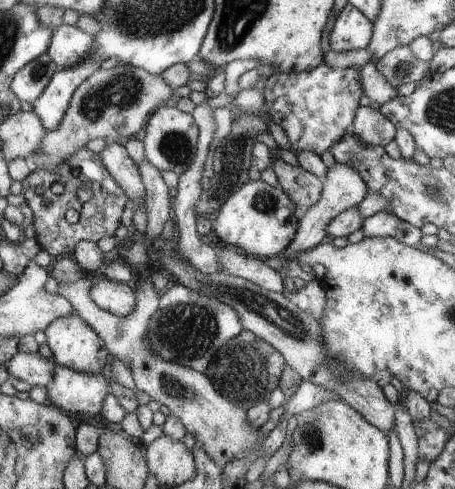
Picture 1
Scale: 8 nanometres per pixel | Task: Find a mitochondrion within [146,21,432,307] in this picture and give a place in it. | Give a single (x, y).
(175, 146)

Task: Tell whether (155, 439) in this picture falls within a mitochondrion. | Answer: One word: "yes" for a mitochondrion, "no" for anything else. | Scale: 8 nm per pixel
no

